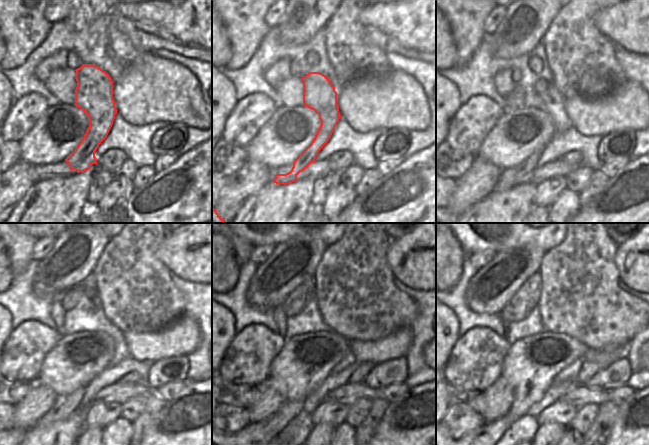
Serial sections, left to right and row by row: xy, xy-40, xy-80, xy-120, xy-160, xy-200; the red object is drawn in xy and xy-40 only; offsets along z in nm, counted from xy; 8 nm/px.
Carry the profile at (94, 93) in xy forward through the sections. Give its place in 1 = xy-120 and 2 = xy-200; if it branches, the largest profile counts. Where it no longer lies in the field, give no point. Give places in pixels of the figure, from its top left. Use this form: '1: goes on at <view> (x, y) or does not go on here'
1: goes on at xy-120 (64, 406)
2: goes on at xy-200 (498, 426)

